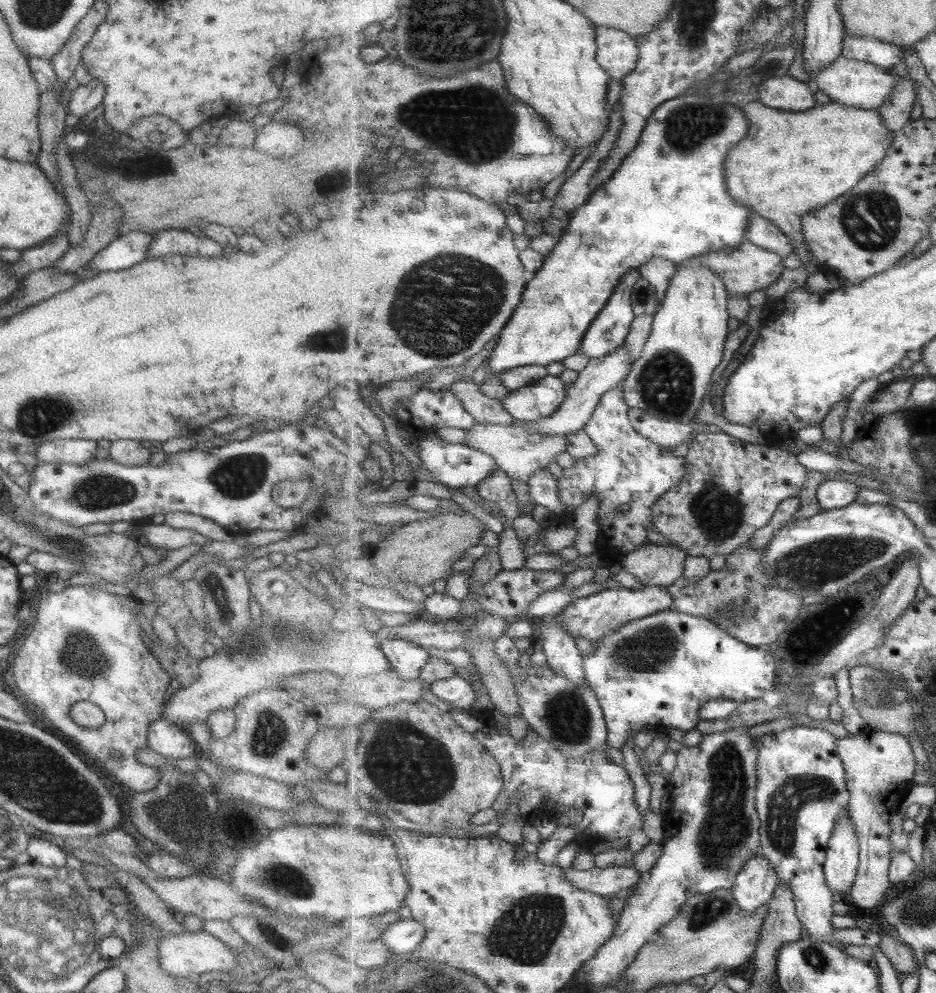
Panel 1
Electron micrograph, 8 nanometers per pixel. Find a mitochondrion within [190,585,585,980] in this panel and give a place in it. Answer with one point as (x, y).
(410, 766)

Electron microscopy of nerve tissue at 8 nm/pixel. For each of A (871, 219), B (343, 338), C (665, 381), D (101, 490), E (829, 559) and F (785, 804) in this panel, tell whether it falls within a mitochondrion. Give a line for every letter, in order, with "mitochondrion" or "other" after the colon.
A: mitochondrion
B: mitochondrion
C: mitochondrion
D: mitochondrion
E: mitochondrion
F: mitochondrion

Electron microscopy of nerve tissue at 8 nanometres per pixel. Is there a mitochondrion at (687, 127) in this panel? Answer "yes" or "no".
yes

